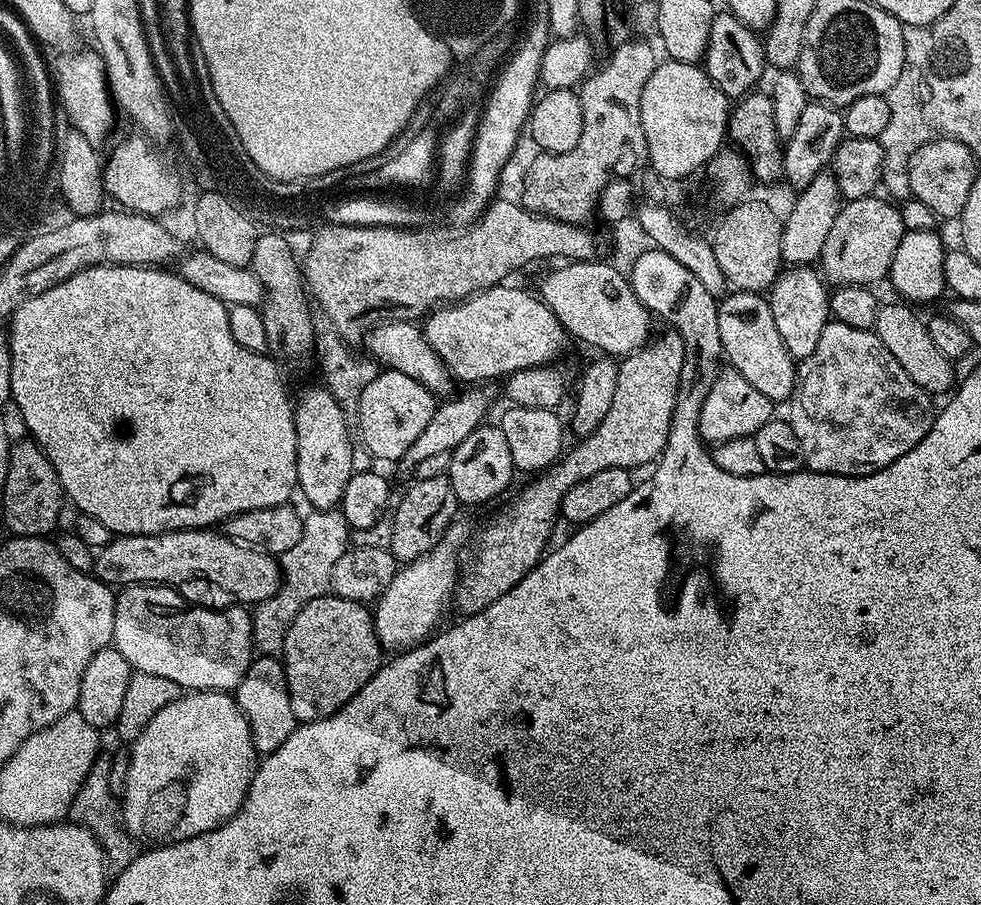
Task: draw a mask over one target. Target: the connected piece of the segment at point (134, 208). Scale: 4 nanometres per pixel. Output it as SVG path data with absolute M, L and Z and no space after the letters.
M128 134L125 140L120 140L112 148L112 153L106 156L104 166L104 190L109 197L117 200L121 209L130 212L141 212L144 216L163 217L163 212L179 209L175 202L177 196L176 176L161 163L160 156L151 153L135 134Z

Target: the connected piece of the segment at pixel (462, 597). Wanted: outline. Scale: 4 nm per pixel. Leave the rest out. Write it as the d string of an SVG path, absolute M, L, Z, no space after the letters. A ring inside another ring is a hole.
M664 330L661 336L653 335L637 352L623 357L618 364L618 383L606 418L590 435L577 439L577 444L572 449L569 447L552 467L529 479L532 481L501 512L494 513L477 532L475 529L458 560L454 604L461 608L461 613L488 608L544 559L552 527L560 516L560 499L570 486L578 486L582 478L590 478L598 470L637 470L643 464L659 460L668 441L670 418L682 378L683 353L680 335Z

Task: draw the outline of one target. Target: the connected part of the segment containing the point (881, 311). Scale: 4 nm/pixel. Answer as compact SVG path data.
M881 303L876 310L874 331L878 338L882 338L882 346L886 346L890 354L894 354L898 366L902 366L906 374L910 374L910 378L923 392L933 398L939 397L939 392L951 393L958 380L953 361L949 360L946 354L942 354L938 346L934 346L927 323L923 319L920 321L907 303L895 303Z

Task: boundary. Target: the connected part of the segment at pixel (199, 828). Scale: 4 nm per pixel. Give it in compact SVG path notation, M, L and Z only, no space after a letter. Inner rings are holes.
M195 690L189 691L187 694L181 694L177 700L170 702L170 706L165 706L163 710L158 710L158 714L154 714L154 718L150 718L150 722L144 727L142 734L138 734L138 738L131 741L130 751L128 752L126 782L124 783L122 793L122 819L124 829L137 842L149 840L147 842L149 845L159 846L161 844L177 844L183 840L194 838L198 834L206 834L210 830L219 828L221 824L228 821L242 806L242 802L248 793L250 782L256 773L257 763L258 753L252 741L250 726L242 714L242 710L236 704L235 695L226 692L197 692Z

